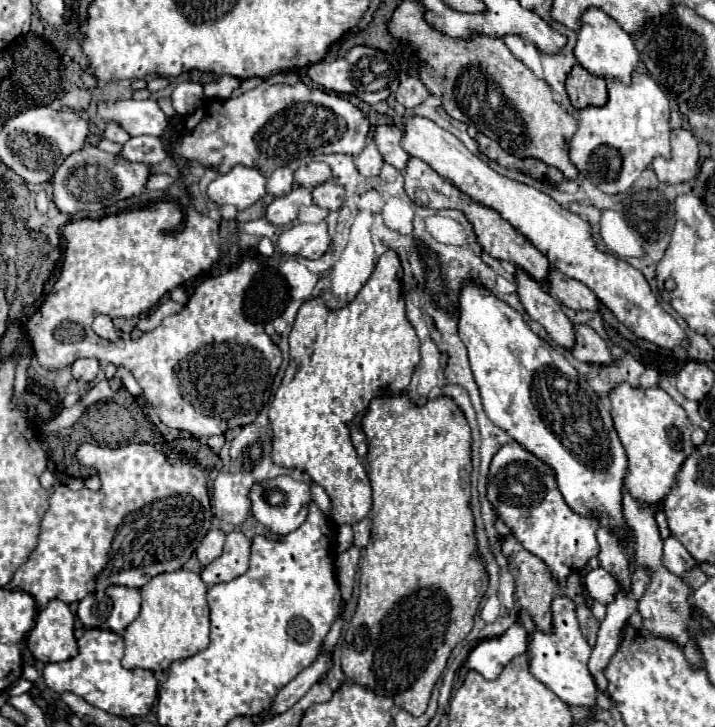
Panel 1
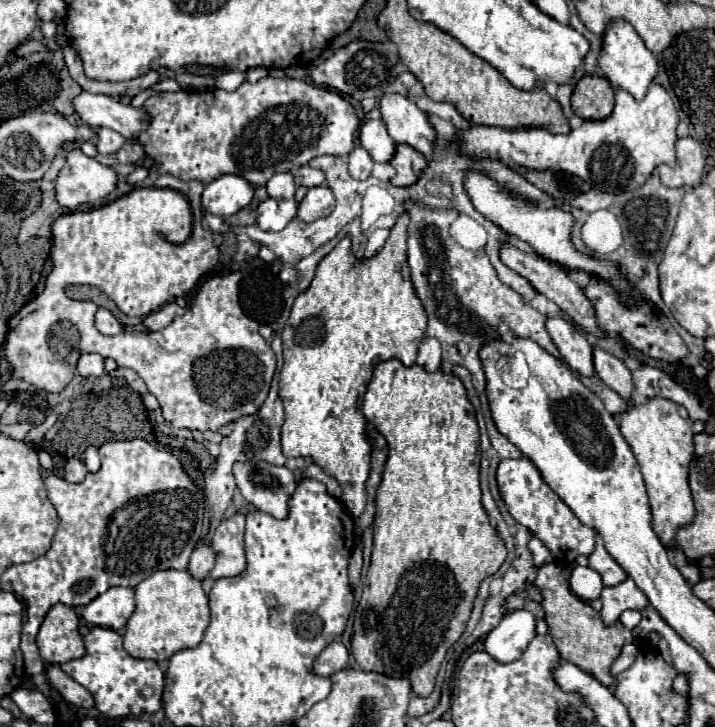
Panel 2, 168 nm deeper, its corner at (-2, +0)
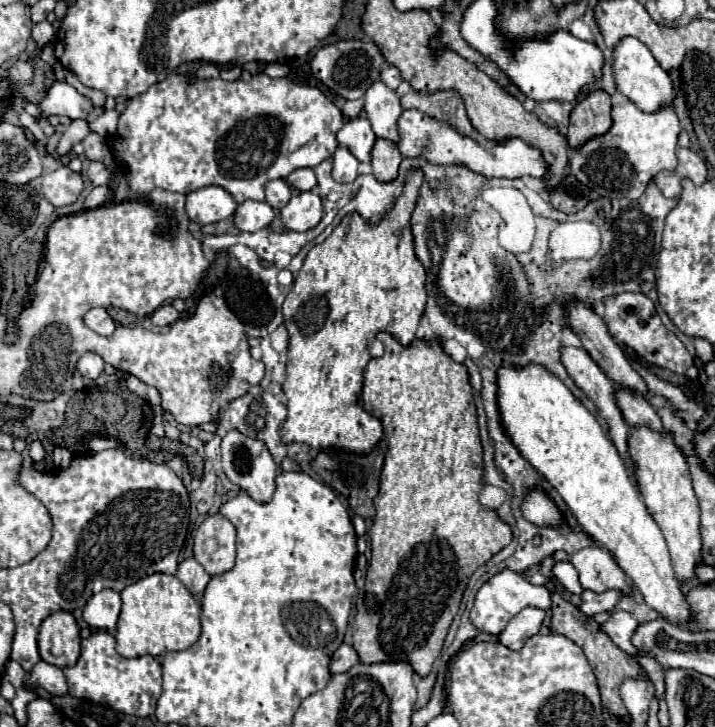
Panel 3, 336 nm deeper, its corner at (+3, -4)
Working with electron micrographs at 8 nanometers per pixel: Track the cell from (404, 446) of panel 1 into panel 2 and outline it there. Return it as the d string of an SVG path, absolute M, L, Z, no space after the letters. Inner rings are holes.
M396 359L384 361L374 369L374 375L368 383L368 393L364 395L364 401L362 401L362 413L366 417L366 421L372 423L386 437L386 441L388 441L388 459L386 459L386 465L384 465L382 481L376 489L374 549L372 549L372 565L370 565L368 575L366 575L368 595L364 595L364 599L360 599L360 603L356 607L356 613L354 613L352 655L364 671L378 671L378 673L390 675L394 679L402 679L402 677L410 679L412 691L416 695L426 697L434 689L434 681L436 681L440 663L444 661L448 649L460 639L460 635L466 629L466 623L470 619L470 613L472 613L472 607L474 607L474 599L478 595L480 583L486 577L494 575L506 559L504 543L496 537L496 529L490 525L490 519L488 519L488 515L486 515L486 511L482 509L482 503L480 503L480 479L478 479L478 471L480 471L480 433L478 433L478 423L476 423L474 407L466 399L466 389L464 389L464 385L458 377L454 377L452 373L446 375L442 371L428 373L418 365L404 367Z

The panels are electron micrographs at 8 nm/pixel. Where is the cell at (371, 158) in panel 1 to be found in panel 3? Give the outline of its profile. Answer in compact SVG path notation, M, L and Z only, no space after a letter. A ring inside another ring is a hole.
M337 147L337 151L333 153L333 179L337 183L351 183L359 175L357 167L359 161L351 155L351 151L347 147Z

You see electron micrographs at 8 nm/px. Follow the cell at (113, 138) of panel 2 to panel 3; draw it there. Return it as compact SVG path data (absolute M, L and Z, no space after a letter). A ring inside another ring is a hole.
M99 161L89 163L87 177L89 177L89 181L93 183L93 187L97 187L97 185L107 185L107 183L109 183L109 171L107 171L107 167L105 167L103 163L99 163Z

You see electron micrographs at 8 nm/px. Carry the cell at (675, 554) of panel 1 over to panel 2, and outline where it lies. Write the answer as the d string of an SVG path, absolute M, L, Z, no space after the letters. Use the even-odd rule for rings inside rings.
M630 577L626 581L622 581L620 585L604 587L600 601L602 601L600 617L608 627L614 625L618 621L618 617L628 609L644 611L648 607L646 595L636 587L636 583Z

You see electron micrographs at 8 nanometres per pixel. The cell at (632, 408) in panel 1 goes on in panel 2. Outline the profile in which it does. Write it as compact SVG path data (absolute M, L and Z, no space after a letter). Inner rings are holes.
M652 397L642 405L630 405L618 419L620 431L636 455L646 483L654 533L666 547L670 547L674 545L676 529L694 519L694 503L688 487L688 467L694 453L694 423L682 405L664 397Z

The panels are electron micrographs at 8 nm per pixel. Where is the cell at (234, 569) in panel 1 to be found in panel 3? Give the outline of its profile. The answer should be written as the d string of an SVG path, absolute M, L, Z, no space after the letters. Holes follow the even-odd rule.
M209 515L195 533L195 559L209 575L221 575L235 565L235 527L223 515Z

